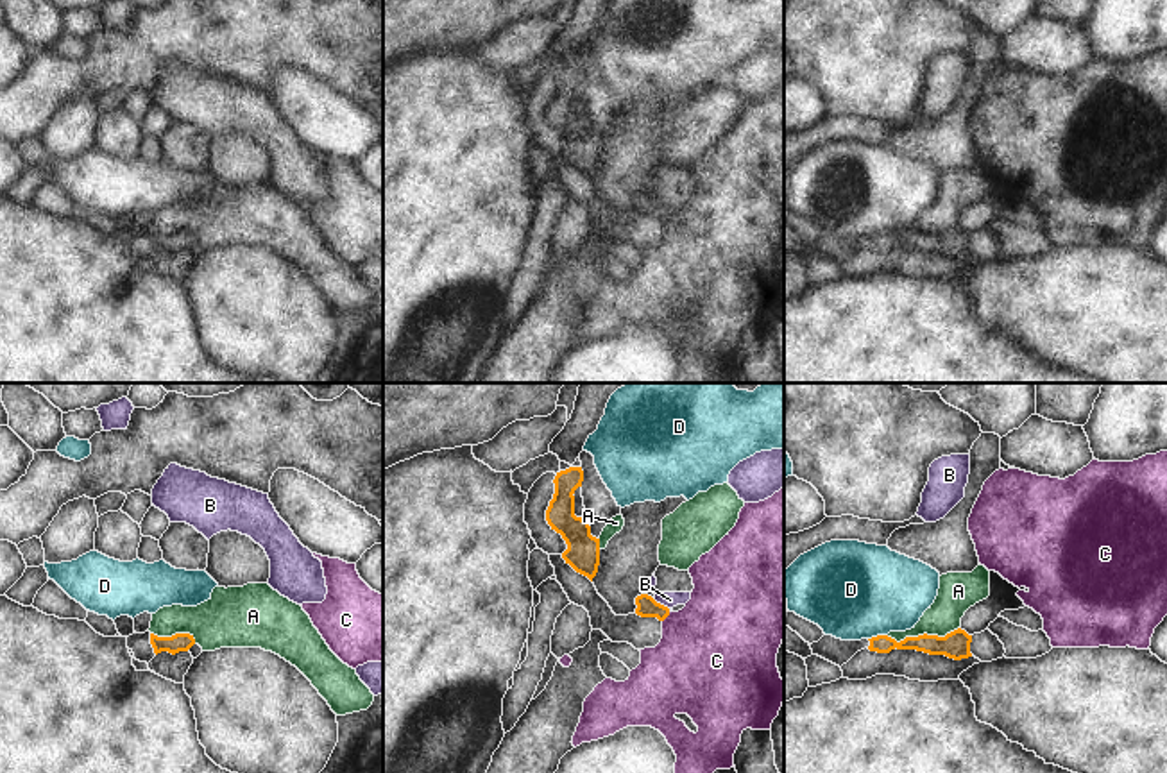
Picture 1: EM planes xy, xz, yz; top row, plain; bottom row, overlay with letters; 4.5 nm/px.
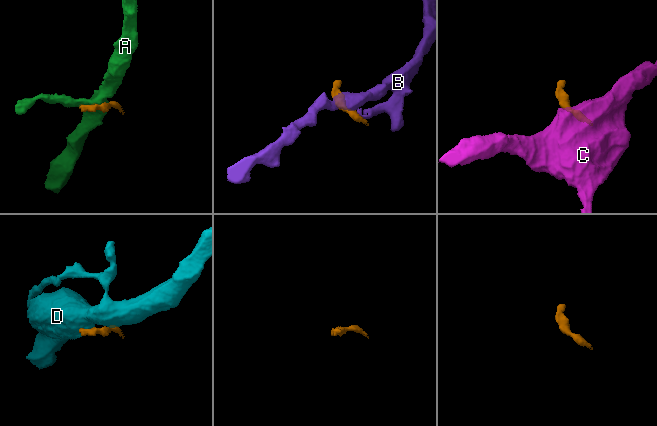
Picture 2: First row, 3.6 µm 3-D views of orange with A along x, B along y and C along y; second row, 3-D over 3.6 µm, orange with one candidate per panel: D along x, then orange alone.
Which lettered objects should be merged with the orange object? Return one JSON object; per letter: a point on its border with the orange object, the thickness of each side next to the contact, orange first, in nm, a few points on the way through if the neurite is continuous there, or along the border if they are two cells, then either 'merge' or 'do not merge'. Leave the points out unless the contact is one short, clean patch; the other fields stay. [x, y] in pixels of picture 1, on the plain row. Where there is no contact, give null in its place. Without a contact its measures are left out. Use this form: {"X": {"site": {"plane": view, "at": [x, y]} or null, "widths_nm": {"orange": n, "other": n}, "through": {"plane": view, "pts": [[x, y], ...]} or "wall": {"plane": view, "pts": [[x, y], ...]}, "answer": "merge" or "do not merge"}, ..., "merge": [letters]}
{"A": {"site": {"plane": "yz", "at": [924, 233]}, "widths_nm": {"orange": 130, "other": 180}, "answer": "do not merge"}, "B": {"site": {"plane": "xz", "at": [659, 203]}, "widths_nm": {"orange": 100, "other": 70}, "wall": {"plane": "xz", "pts": [[654, 199], [668, 208]]}, "answer": "do not merge"}, "C": {"site": {"plane": "xz", "at": [666, 215]}, "widths_nm": {"orange": 100, "other": 460}, "wall": {"plane": "xz", "pts": [[670, 212], [663, 220]]}, "answer": "do not merge"}, "D": {"site": {"plane": "yz", "at": [877, 235]}, "widths_nm": {"orange": 90, "other": 440}, "wall": {"plane": "yz", "pts": [[886, 233], [868, 238]]}, "answer": "do not merge"}, "merge": []}

